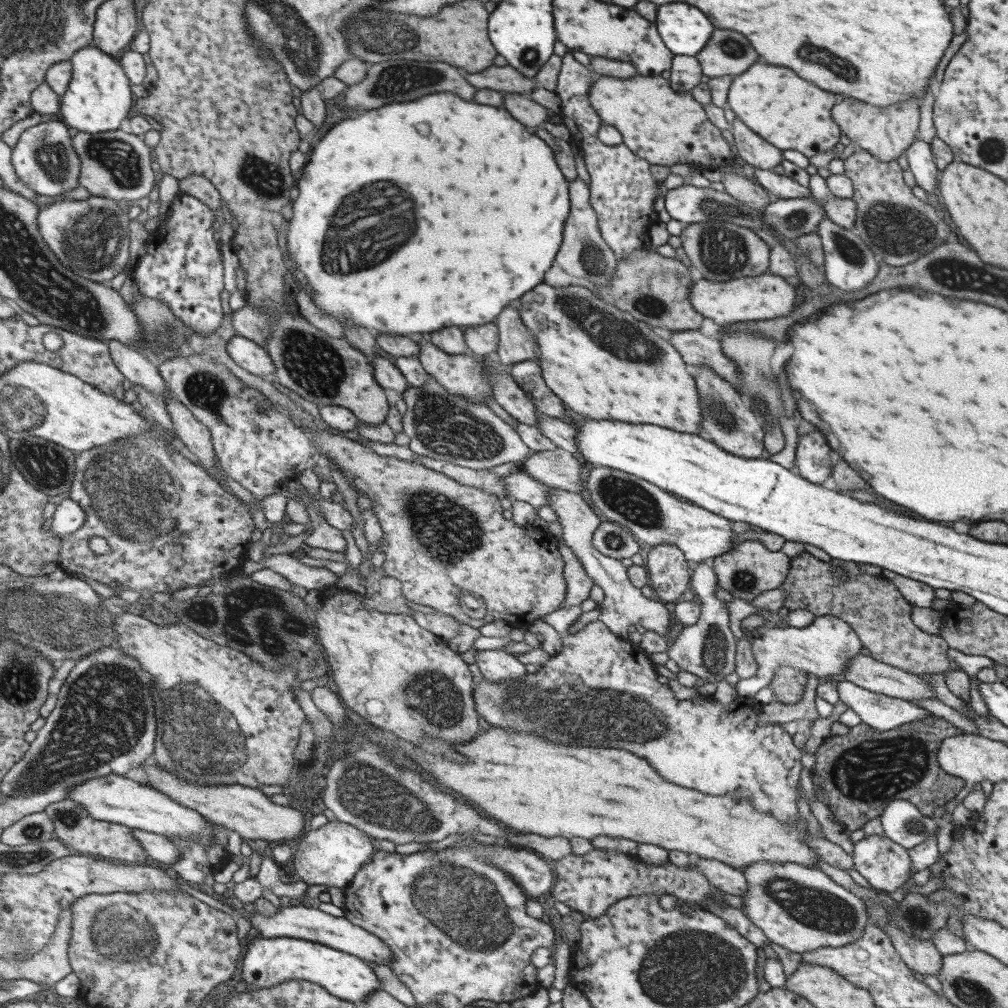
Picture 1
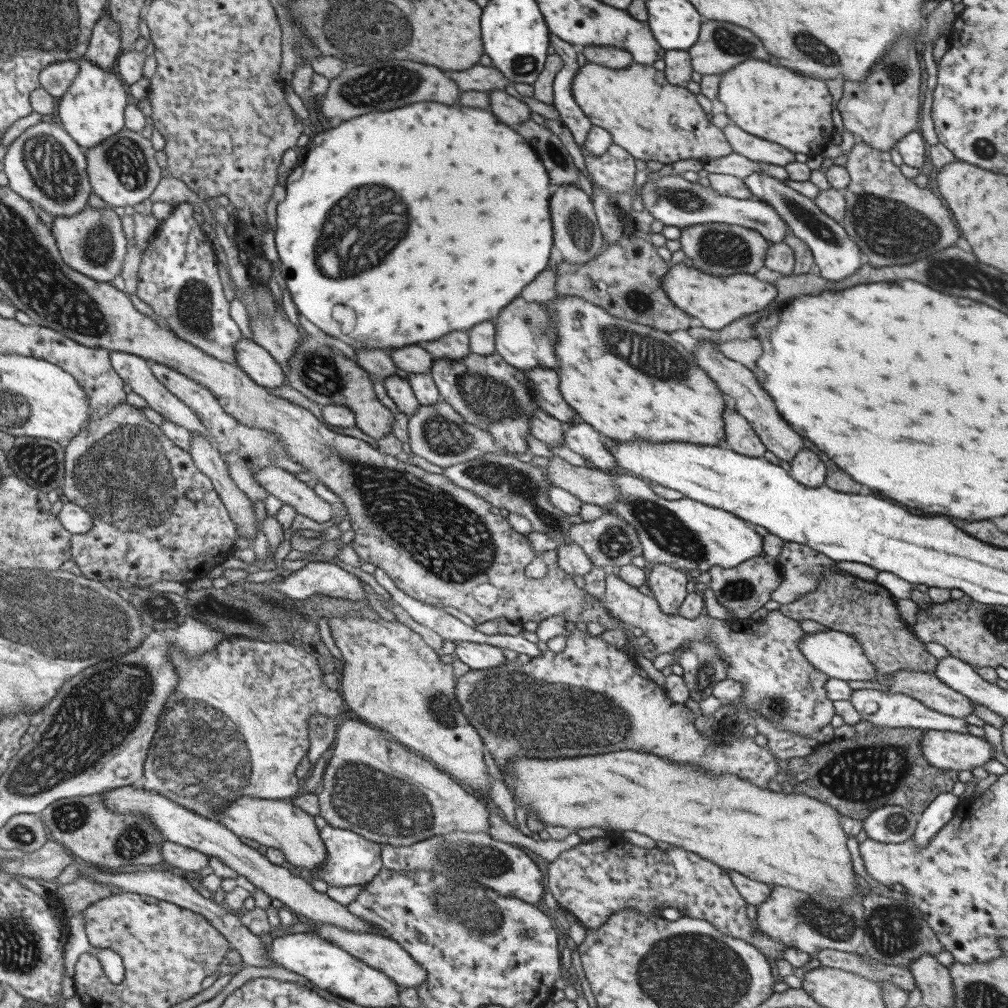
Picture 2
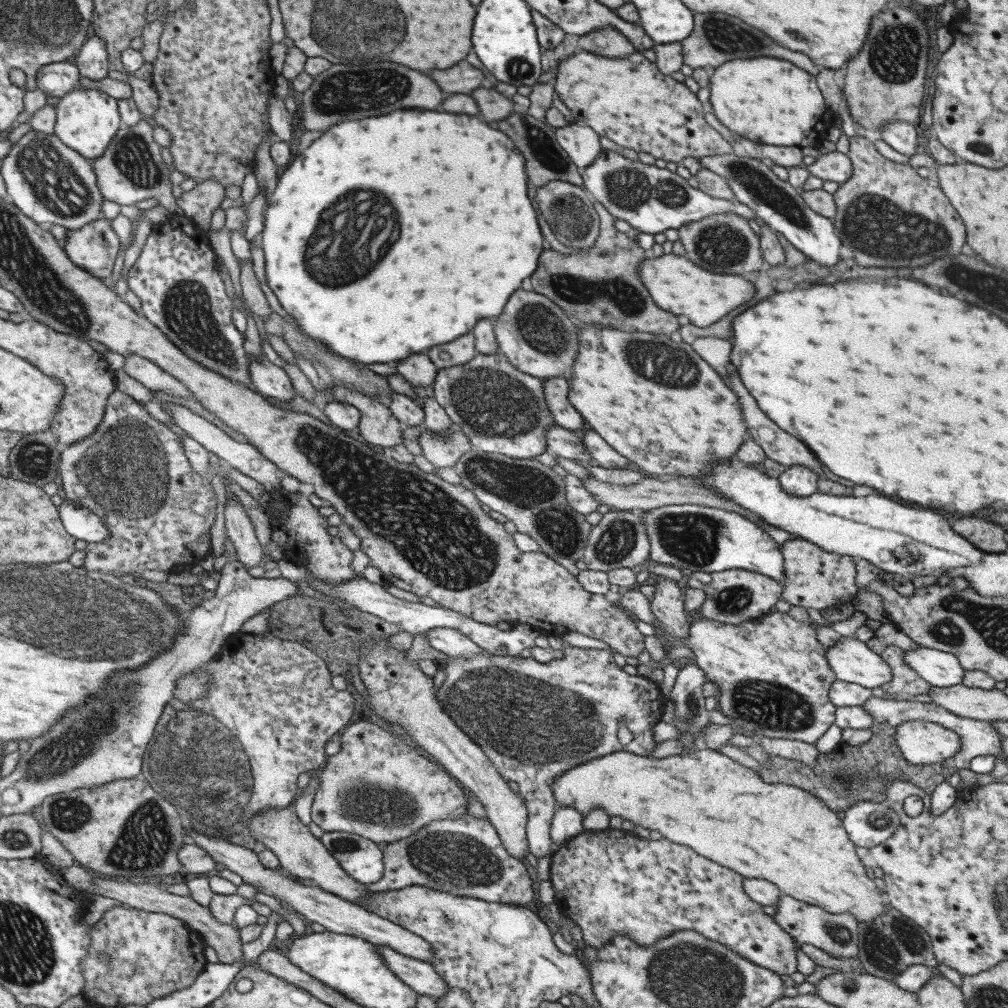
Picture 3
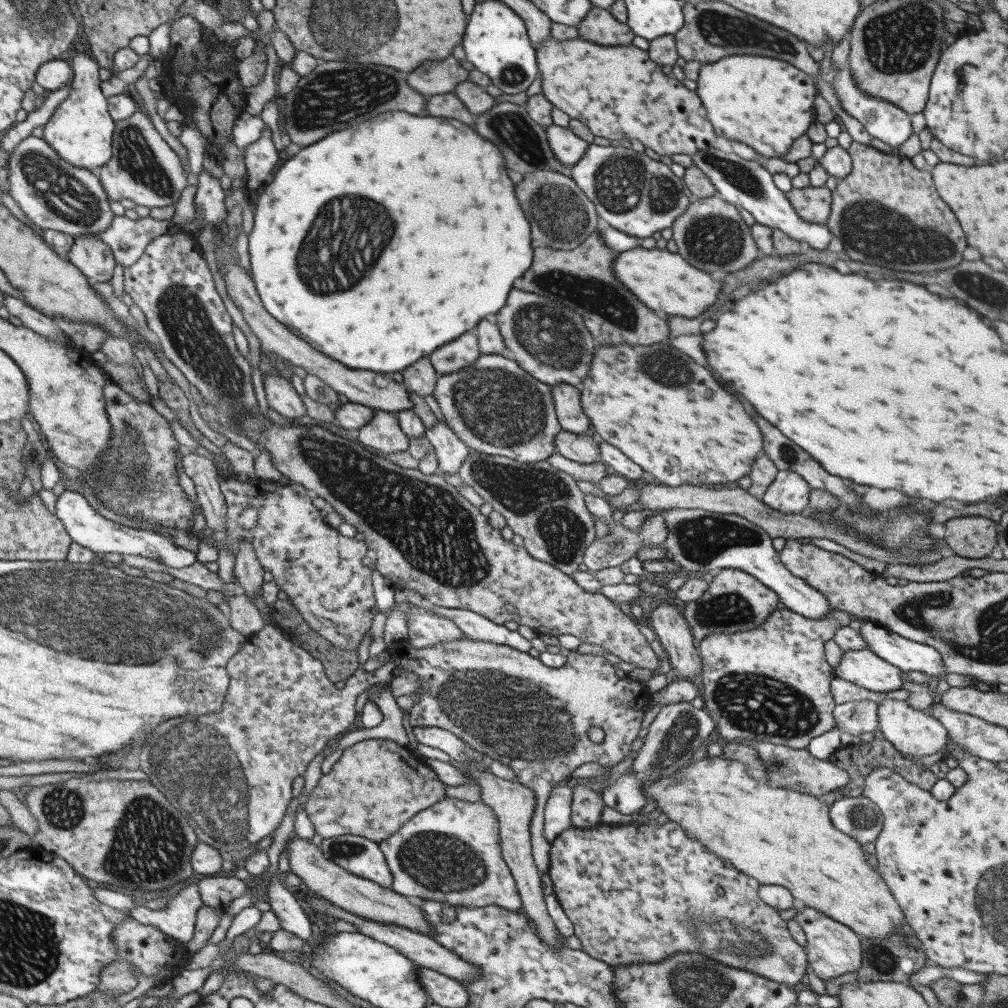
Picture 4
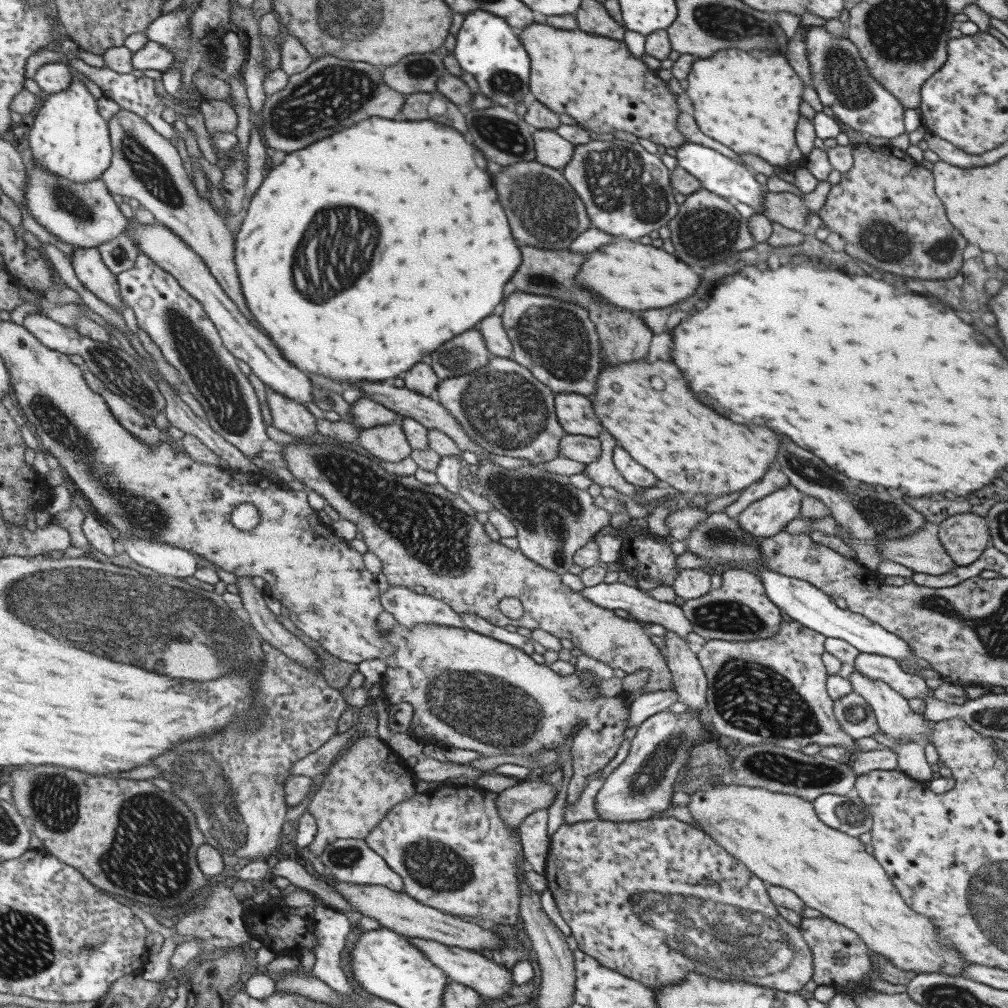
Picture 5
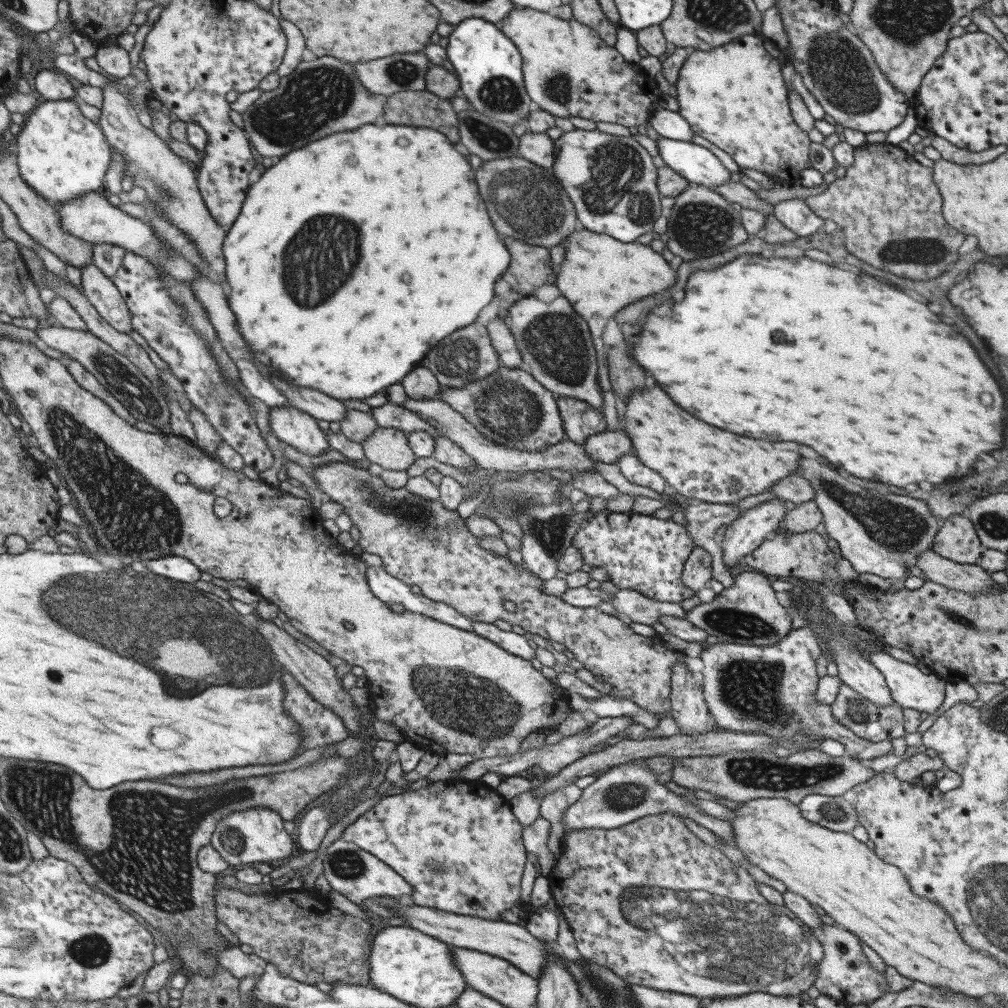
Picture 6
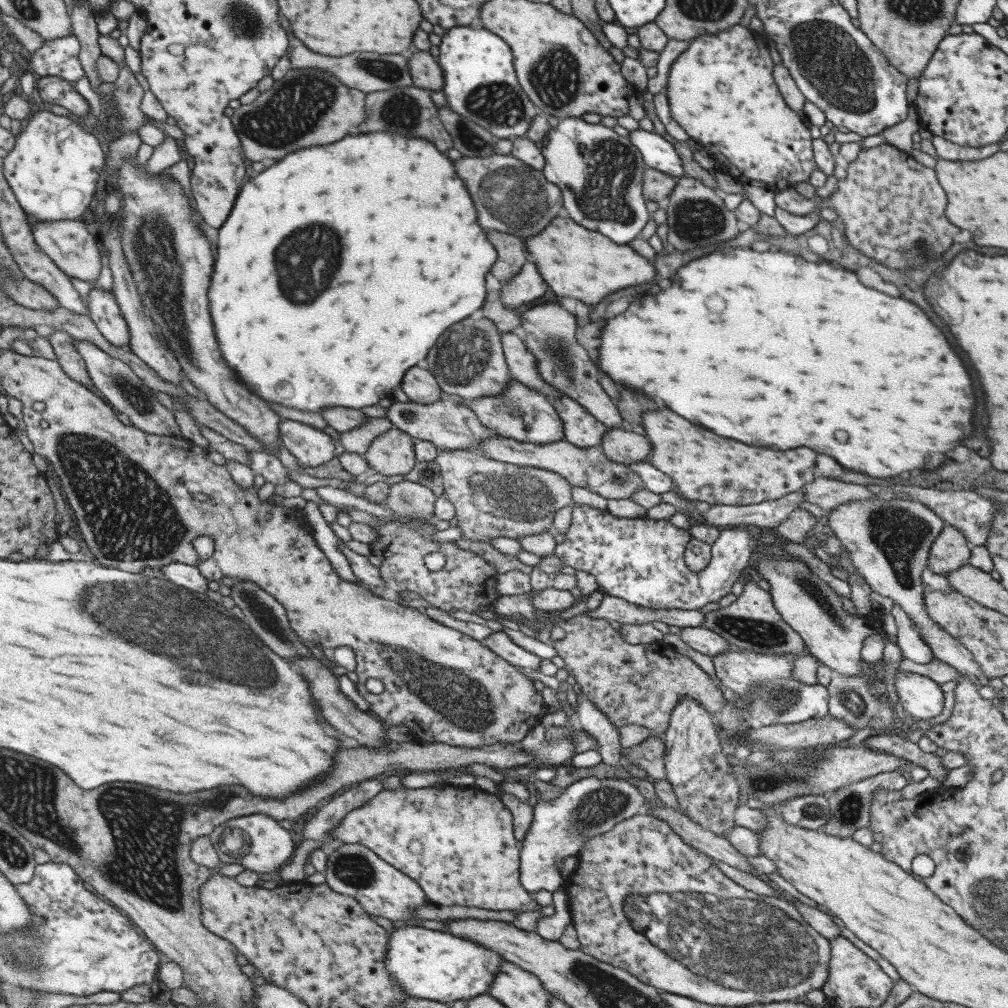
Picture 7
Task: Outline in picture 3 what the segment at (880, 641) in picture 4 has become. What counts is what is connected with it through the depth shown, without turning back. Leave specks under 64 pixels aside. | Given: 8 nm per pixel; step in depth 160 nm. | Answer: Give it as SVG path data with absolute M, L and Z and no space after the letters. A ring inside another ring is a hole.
M920 646L915 650L904 650L903 660L919 678L937 688L960 684L963 676L960 662L948 652Z

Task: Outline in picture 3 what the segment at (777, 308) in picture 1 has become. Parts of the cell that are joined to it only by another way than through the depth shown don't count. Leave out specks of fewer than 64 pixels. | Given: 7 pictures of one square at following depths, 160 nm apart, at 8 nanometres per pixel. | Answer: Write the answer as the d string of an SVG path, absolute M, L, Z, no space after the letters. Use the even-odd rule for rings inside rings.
M672 253L662 254L658 258L648 254L639 263L637 276L659 308L675 316L687 316L689 322L698 328L711 326L727 312L741 306L745 300L749 302L755 294L753 283L741 276L713 274L699 269L699 266L695 266L684 256L674 256Z

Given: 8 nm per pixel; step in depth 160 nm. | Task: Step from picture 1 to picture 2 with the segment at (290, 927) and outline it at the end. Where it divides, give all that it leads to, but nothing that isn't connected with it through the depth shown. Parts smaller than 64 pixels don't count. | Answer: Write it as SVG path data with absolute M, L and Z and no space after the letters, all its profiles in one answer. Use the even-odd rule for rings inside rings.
M313 921L316 925L314 932L329 942L334 942L347 951L349 955L353 955L361 962L366 963L367 966L374 967L375 970L382 971L383 974L388 975L398 986L401 987L415 987L424 981L423 968L419 966L409 954L405 953L400 946L390 938L384 935L376 935L371 933L348 931L346 928L340 927L336 924L325 924Z

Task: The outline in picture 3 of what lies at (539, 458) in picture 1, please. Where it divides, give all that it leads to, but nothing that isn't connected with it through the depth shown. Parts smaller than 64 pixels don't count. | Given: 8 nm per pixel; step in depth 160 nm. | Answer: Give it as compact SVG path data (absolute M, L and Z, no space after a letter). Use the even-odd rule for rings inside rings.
M645 476L645 478L637 484L616 485L595 480L593 477L583 478L581 483L584 490L590 492L599 504L610 506L610 508L613 508L615 511L638 512L668 504L696 504L708 506L709 508L726 510L727 512L736 512L745 518L749 518L749 520L753 521L755 524L758 520L766 524L764 519L758 518L756 514L752 514L752 512L748 512L748 510L743 510L740 506L734 504L732 500L728 500L728 498L724 498L724 496L720 496L720 494L708 490L708 488L704 488L701 484L695 483L694 480L681 480L675 478L669 480L669 482L659 482L659 480L653 480L653 478Z

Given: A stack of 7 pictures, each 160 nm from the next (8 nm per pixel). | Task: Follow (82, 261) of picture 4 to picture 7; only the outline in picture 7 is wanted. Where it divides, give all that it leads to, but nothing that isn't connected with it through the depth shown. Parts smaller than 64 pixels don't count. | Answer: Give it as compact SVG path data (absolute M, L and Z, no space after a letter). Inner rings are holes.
M93 287L87 296L87 303L90 307L89 316L107 341L115 346L129 346L131 332L113 290Z

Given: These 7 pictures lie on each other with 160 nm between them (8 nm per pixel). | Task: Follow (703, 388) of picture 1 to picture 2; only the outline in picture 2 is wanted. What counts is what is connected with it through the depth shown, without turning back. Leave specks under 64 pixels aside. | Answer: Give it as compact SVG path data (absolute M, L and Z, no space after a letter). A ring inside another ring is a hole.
M728 403L722 410L724 442L726 448L735 451L737 454L748 457L762 457L766 448L762 445L760 438L751 428L751 424L745 420Z

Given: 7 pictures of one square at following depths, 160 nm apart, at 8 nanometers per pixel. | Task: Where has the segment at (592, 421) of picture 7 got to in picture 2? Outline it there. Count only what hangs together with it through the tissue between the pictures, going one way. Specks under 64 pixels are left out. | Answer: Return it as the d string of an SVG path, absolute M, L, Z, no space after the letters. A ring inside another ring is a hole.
M535 367L524 370L531 397L539 409L562 423L571 423L575 411L562 399L558 389L558 374L553 369Z

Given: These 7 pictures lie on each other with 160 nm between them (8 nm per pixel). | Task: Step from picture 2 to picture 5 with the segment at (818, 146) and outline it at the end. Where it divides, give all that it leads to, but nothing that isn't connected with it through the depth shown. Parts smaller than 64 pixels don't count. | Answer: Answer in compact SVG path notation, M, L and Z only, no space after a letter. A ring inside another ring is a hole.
M718 50L711 58L696 58L685 78L698 129L737 155L755 154L772 166L793 170L804 162L794 139L803 83L787 59L769 50Z

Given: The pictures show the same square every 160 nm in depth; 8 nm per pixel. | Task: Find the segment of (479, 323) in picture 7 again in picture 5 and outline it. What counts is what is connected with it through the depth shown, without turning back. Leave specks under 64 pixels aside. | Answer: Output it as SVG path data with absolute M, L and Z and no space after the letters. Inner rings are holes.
M475 328L465 330L433 350L427 363L439 380L467 374L487 364L491 354L484 344Z

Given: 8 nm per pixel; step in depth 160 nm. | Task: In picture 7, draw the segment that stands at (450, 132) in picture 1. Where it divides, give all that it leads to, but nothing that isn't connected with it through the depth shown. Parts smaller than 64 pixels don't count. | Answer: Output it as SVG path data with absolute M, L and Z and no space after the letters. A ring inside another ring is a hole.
M390 132L355 134L339 142L333 142L329 146L313 146L298 150L279 160L279 164L275 162L275 166L273 164L265 166L256 177L247 181L242 194L237 198L234 210L231 211L230 218L227 218L227 223L220 230L218 254L215 258L214 276L210 286L212 317L214 325L219 326L215 334L219 336L217 340L222 346L222 353L238 374L238 379L271 404L282 404L309 412L322 412L325 407L330 406L360 409L377 404L381 398L387 398L391 388L401 382L405 370L425 358L427 350L433 346L433 342L441 336L445 328L467 318L471 312L482 307L485 298L483 276L489 272L491 266L495 265L496 252L493 250L493 245L487 242L481 226L477 224L477 212L465 188L463 181L456 175L453 161L447 157L447 154L443 155L437 150L431 142L427 142L425 138L407 138L407 135ZM315 298L317 298L317 308L297 306L303 302L313 302Z

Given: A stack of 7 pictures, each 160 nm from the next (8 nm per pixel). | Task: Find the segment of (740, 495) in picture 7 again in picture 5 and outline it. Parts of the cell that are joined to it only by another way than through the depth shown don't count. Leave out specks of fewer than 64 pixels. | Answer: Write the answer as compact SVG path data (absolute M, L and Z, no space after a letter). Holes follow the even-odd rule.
M639 360L639 362L625 362L615 366L600 365L595 384L595 392L587 396L599 419L603 430L607 431L619 446L629 456L643 466L655 479L664 481L686 495L710 494L721 496L732 494L737 490L746 489L747 486L757 483L767 472L774 467L775 452L777 452L777 438L765 426L741 426L717 412L709 410L705 404L697 400L697 396L685 388L683 374L679 372L673 362L663 360ZM651 378L661 380L663 388L655 390L649 386Z

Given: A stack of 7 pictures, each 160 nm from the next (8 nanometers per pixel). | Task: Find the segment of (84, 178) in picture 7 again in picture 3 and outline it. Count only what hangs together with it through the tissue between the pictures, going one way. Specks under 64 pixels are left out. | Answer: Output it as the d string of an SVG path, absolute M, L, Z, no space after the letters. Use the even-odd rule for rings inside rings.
M97 35L86 41L75 60L82 76L92 80L107 78L109 70L113 68L106 42ZM76 88L60 99L56 109L58 119L54 133L91 161L106 153L107 147L123 127L120 100L97 88Z

